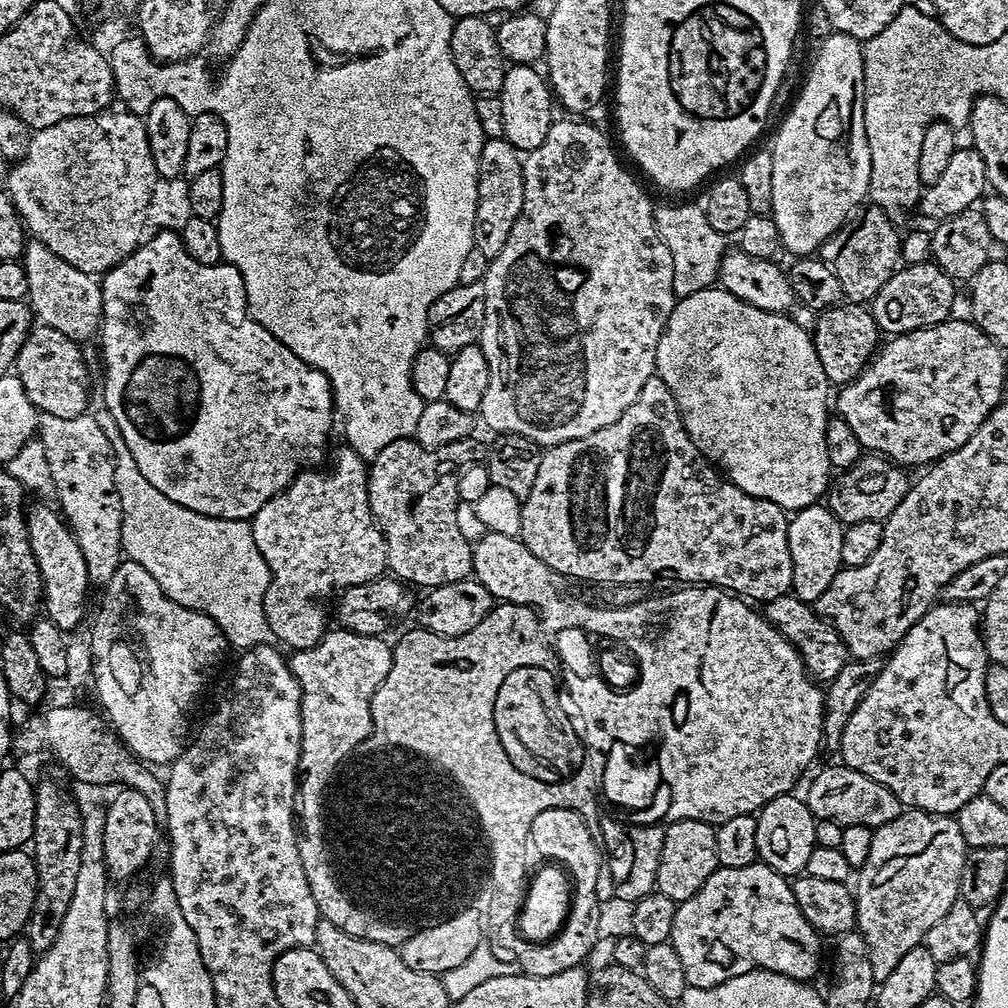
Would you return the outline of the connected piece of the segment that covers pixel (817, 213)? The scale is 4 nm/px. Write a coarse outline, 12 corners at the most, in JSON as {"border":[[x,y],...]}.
{"border":[[833,31],[770,143],[783,251],[865,203],[864,49]]}

